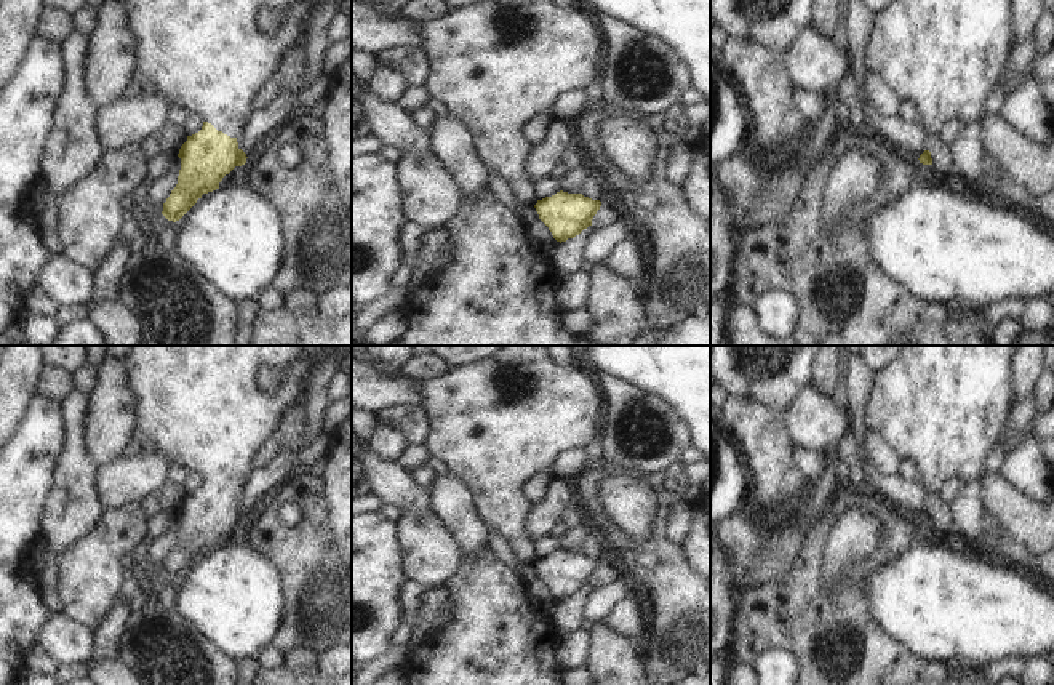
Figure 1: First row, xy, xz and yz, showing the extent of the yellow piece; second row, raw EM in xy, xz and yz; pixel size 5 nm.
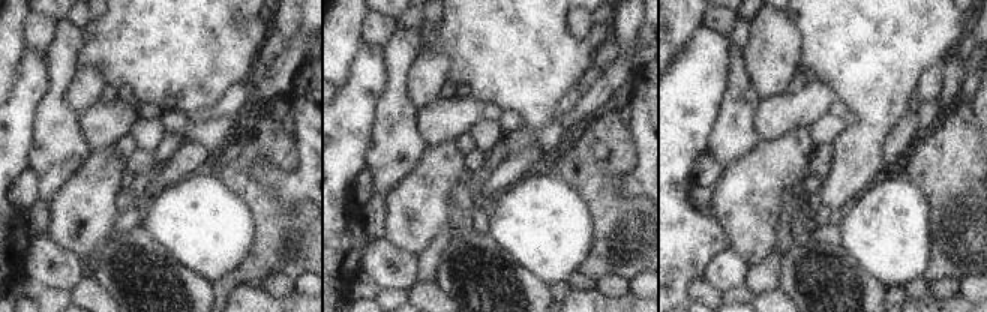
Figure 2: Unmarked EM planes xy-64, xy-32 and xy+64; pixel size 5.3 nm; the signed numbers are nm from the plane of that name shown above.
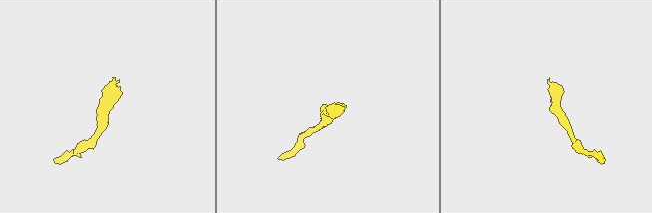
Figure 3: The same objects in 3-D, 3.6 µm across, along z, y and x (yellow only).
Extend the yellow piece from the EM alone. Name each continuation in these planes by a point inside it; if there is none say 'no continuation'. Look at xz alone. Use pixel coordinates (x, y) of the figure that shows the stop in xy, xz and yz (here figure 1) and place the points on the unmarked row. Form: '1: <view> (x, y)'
1: xz (496, 423)

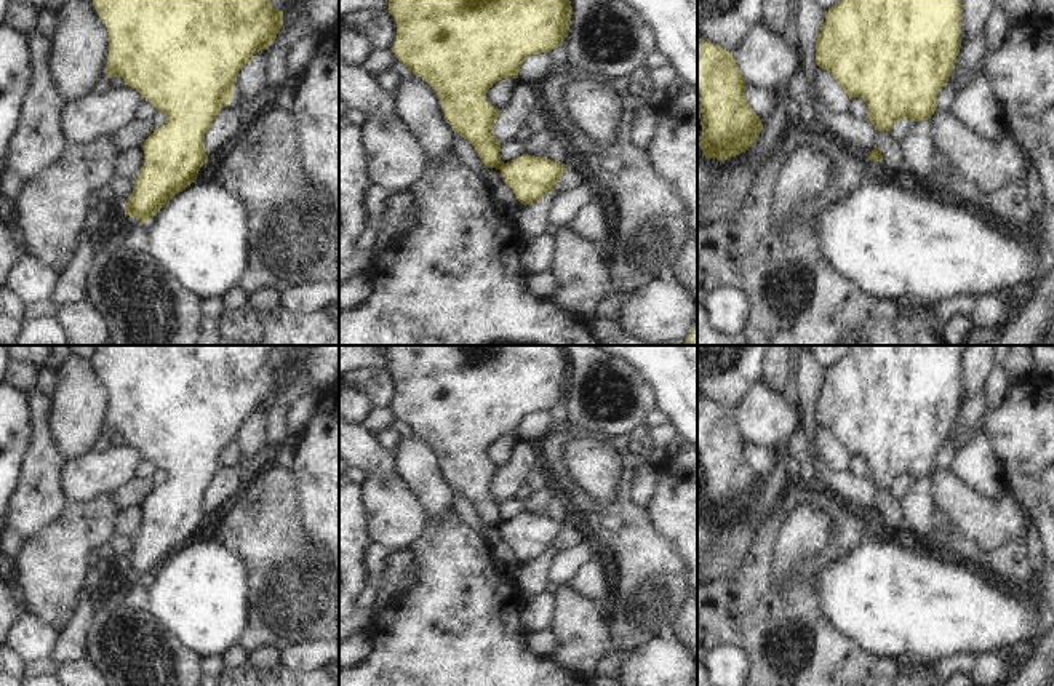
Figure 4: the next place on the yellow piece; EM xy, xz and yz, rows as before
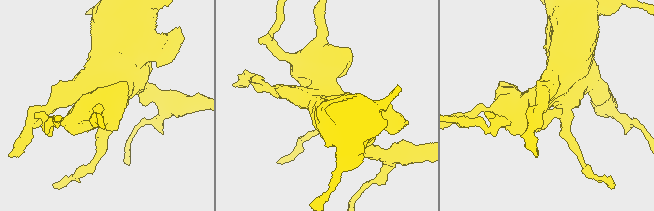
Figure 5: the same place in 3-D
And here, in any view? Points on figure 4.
no continuation

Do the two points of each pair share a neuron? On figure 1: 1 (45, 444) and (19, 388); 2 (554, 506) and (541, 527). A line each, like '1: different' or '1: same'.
1: different
2: same

